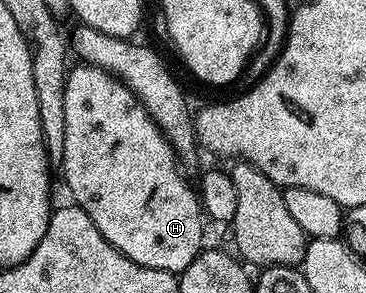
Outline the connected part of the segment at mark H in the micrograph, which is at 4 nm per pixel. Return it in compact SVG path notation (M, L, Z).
M78 63L75 66L75 69L73 66L67 72L66 86L64 87L65 136L64 155L60 164L60 170L66 176L66 185L70 188L71 195L74 196L71 197L73 204L80 206L90 216L92 223L96 223L100 235L104 235L104 239L108 239L108 243L112 243L112 247L116 247L121 253L128 255L128 259L132 259L144 267L168 271L175 275L182 274L204 249L204 244L202 245L204 210L195 186L186 182L187 174L180 168L179 159L174 153L173 147L170 146L169 139L165 137L161 128L136 99L133 91L124 82L119 81L118 78L112 76L104 69L97 69L94 65L85 63Z

